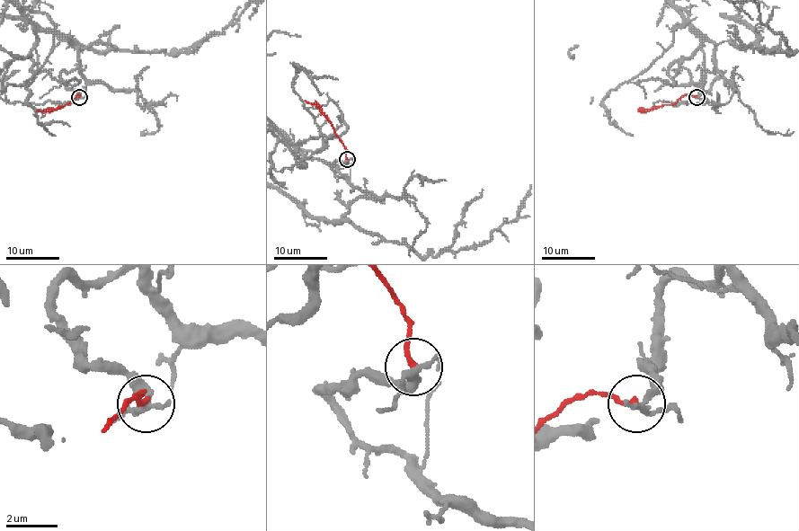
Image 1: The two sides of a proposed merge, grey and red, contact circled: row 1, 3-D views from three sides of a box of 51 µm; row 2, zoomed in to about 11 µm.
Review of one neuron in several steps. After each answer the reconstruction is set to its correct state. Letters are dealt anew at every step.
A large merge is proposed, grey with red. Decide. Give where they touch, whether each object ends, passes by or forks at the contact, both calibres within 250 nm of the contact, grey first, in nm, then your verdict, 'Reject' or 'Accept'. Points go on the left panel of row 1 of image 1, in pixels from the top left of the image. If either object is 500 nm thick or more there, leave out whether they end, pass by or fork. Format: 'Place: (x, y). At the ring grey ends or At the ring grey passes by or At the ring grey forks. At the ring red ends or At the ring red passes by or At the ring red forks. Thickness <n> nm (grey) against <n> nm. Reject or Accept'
Place: (79, 97). At the ring grey passes by. At the ring red ends. Thickness 280 nm (grey) against 200 nm. Reject

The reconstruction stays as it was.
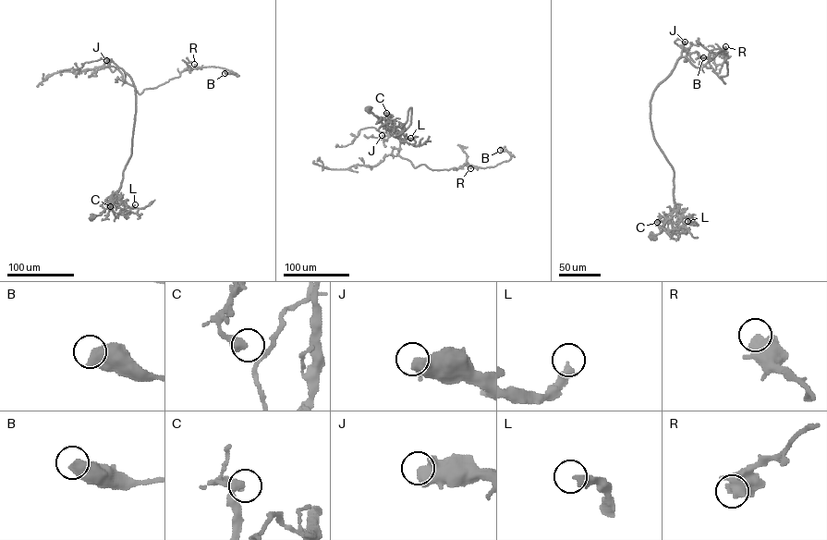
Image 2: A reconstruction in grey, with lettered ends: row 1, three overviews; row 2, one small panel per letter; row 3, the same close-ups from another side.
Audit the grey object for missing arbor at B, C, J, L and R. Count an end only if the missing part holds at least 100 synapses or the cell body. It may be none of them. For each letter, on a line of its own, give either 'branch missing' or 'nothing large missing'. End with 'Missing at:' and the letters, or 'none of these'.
B: nothing large missing
C: nothing large missing
J: branch missing
L: nothing large missing
R: nothing large missing
Missing at: J

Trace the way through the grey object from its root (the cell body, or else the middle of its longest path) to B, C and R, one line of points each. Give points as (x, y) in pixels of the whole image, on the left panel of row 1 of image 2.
B: (91, 218), (117, 191), (131, 154), (136, 93), (125, 73), (139, 94), (186, 68), (224, 73)
C: (91, 218), (110, 206)
R: (91, 218), (117, 191), (131, 154), (136, 93), (125, 73), (124, 81), (139, 94), (194, 64)

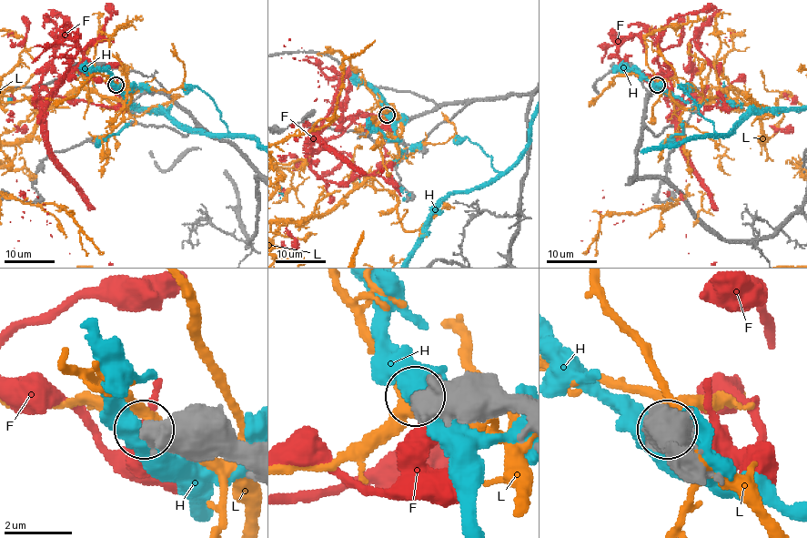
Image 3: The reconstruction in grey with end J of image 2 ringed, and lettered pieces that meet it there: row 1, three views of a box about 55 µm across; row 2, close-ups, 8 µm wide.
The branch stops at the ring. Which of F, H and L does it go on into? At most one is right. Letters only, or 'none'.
none

